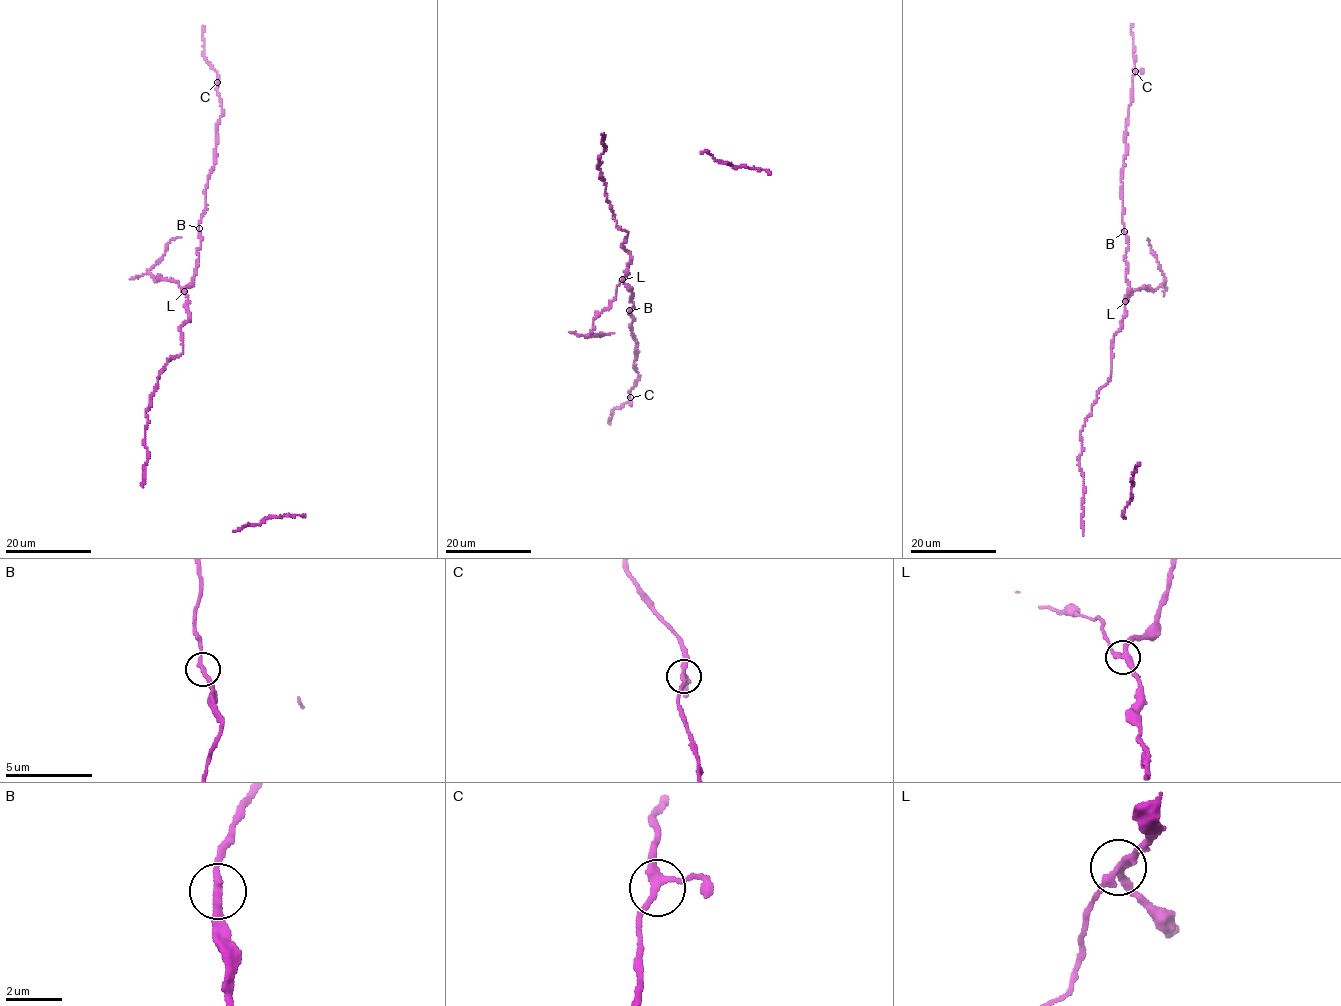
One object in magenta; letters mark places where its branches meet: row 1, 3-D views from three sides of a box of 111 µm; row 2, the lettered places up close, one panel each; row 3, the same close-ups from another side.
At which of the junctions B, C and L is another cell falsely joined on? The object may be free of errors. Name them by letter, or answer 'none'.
L

